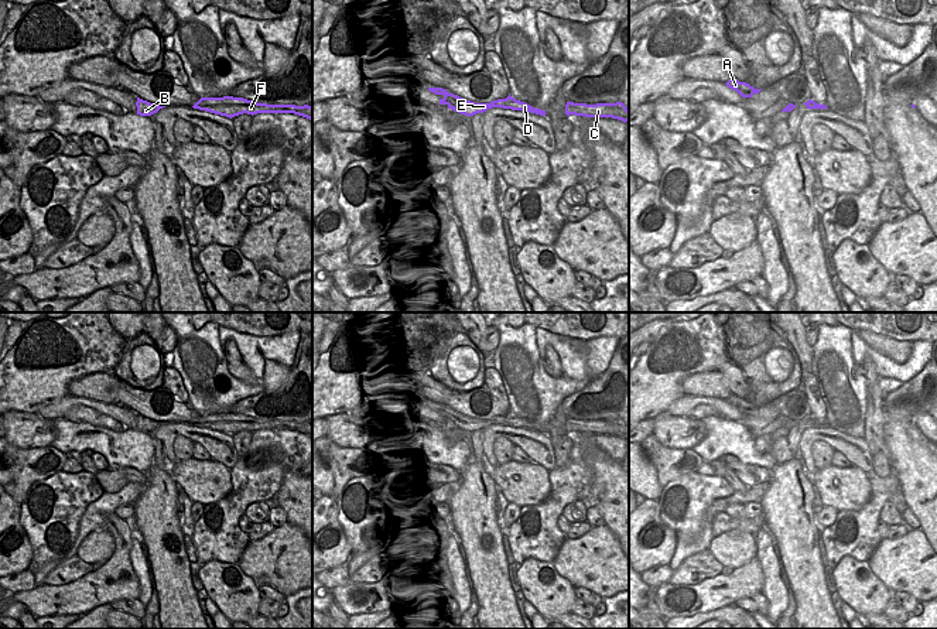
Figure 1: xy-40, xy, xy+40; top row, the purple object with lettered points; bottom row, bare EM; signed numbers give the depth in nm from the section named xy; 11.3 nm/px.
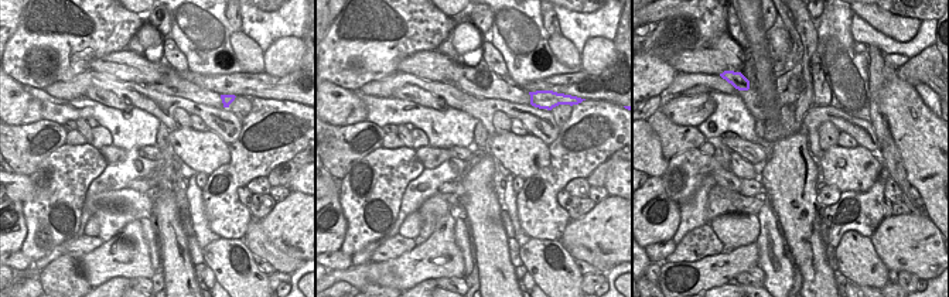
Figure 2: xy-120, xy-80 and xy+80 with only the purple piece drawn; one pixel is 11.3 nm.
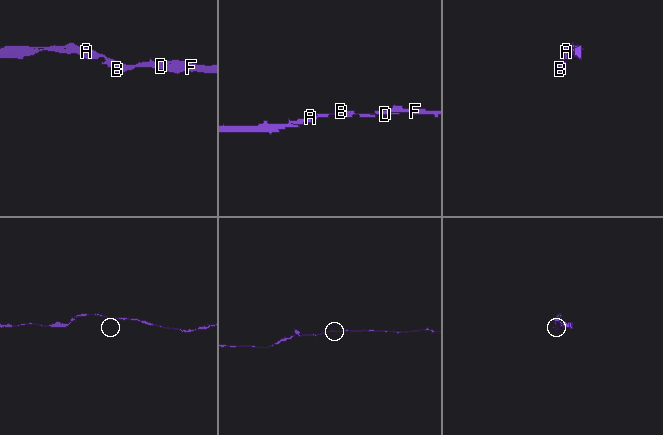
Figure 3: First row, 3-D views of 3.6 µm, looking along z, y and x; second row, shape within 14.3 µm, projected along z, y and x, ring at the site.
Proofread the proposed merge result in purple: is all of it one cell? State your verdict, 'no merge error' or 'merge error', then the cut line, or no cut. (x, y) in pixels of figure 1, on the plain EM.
no merge error | no cut

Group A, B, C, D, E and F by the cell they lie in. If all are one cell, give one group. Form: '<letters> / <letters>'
A B C D E F

